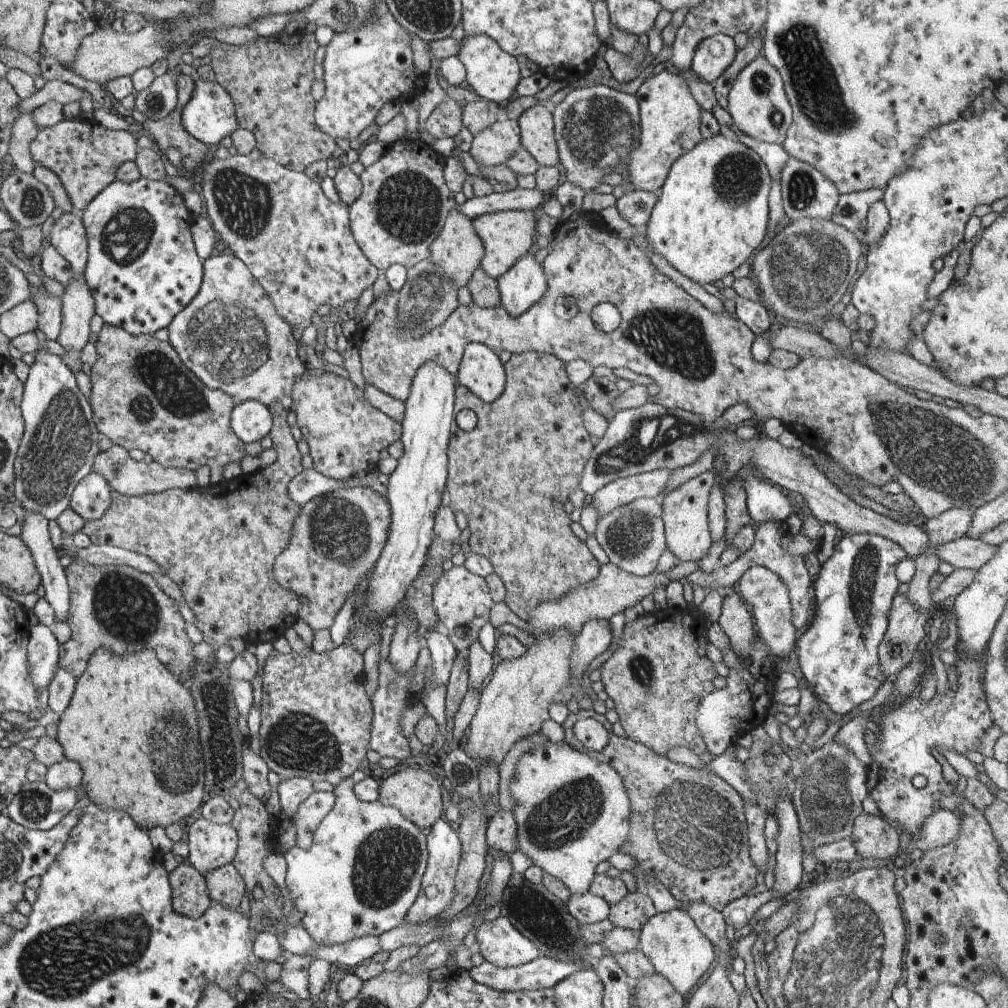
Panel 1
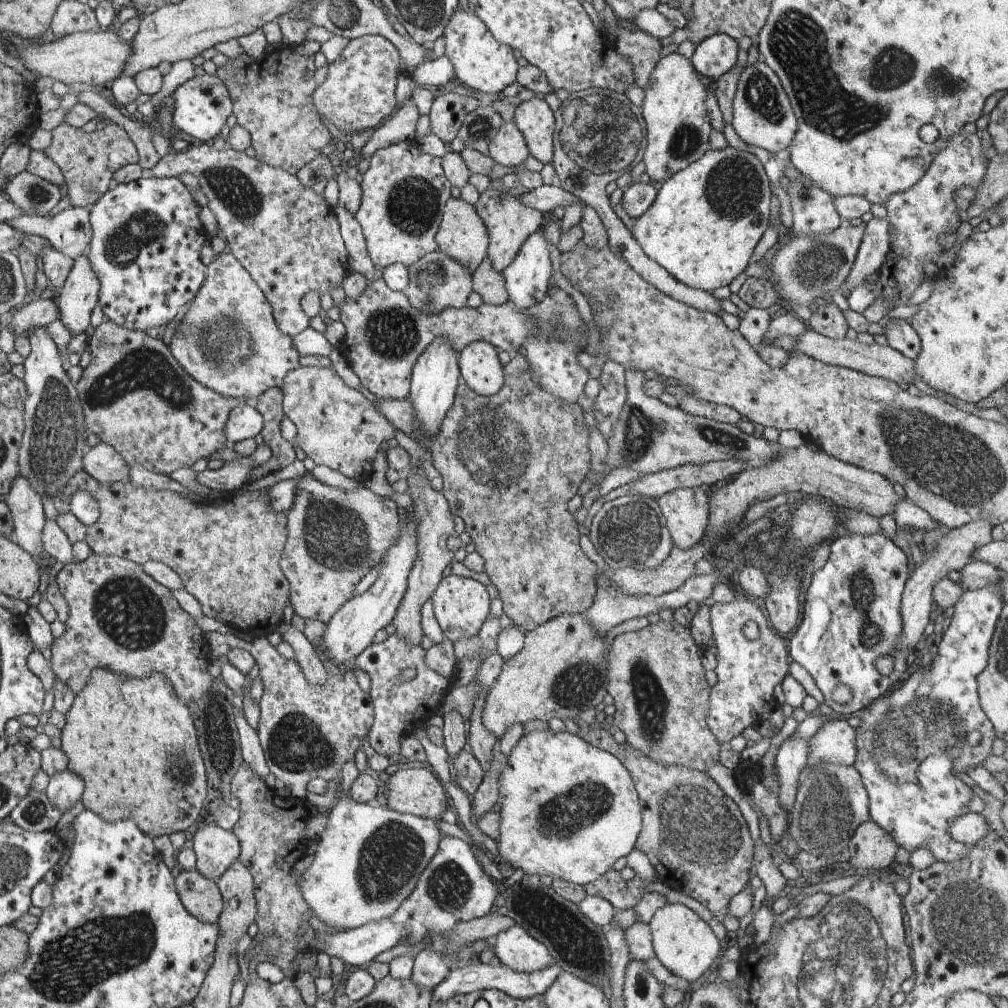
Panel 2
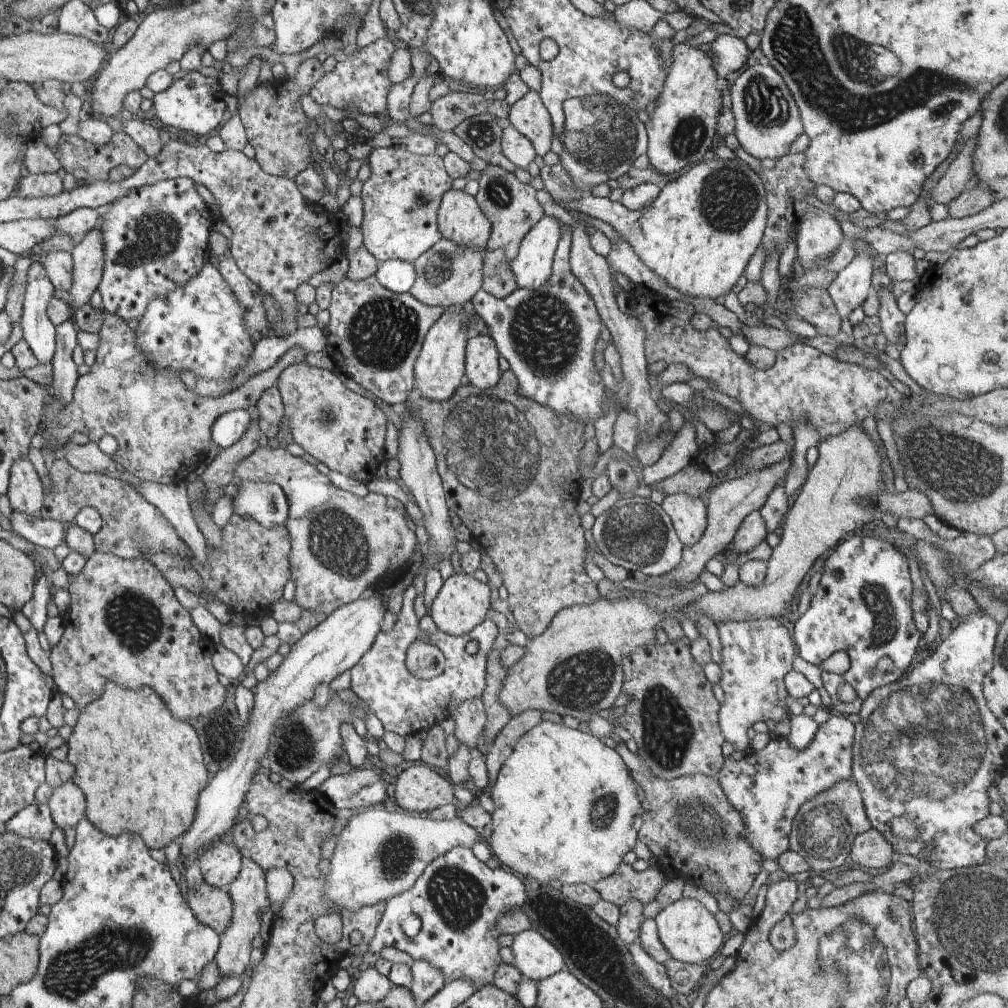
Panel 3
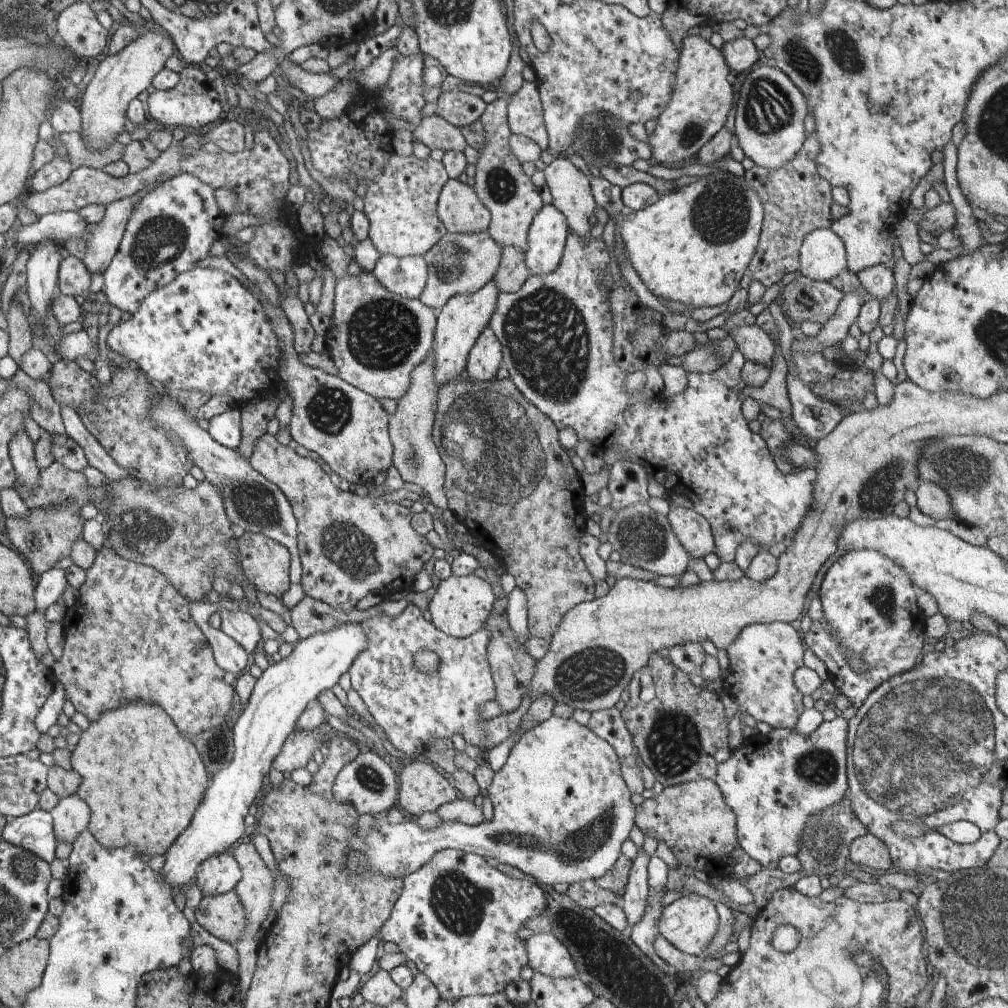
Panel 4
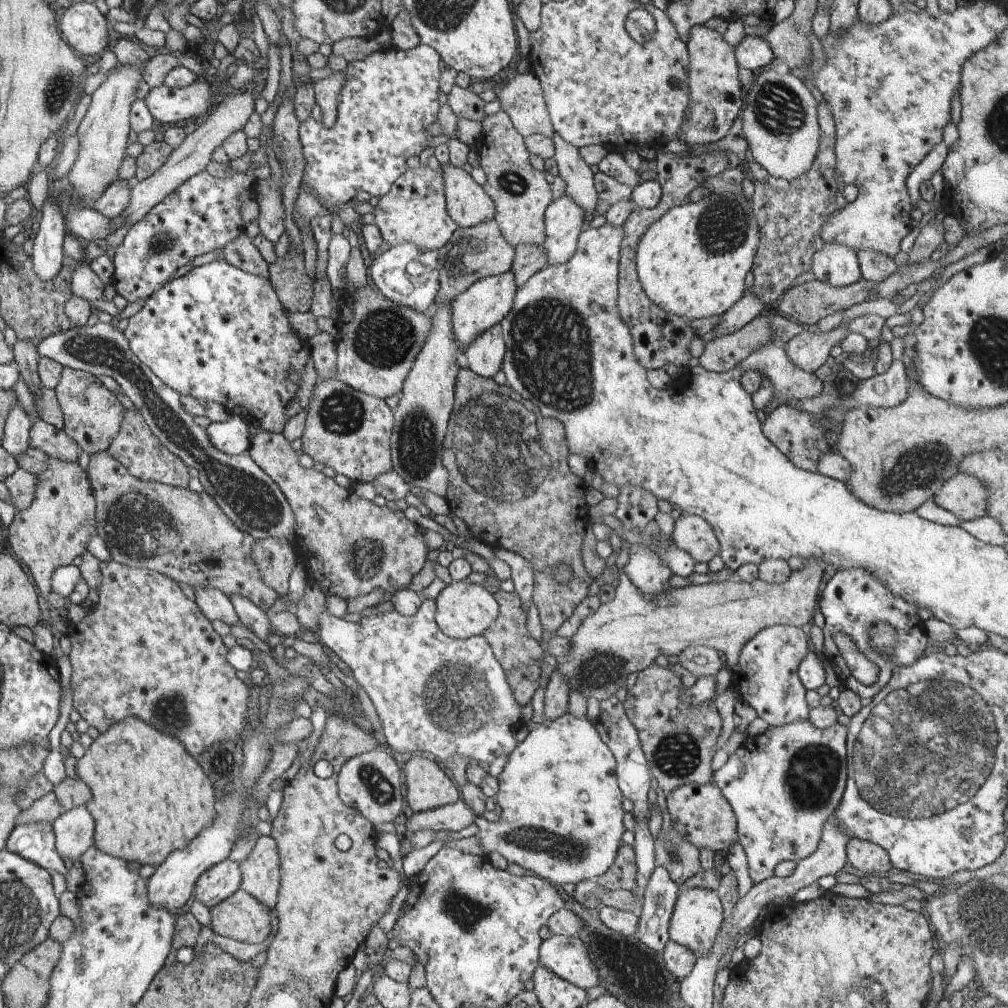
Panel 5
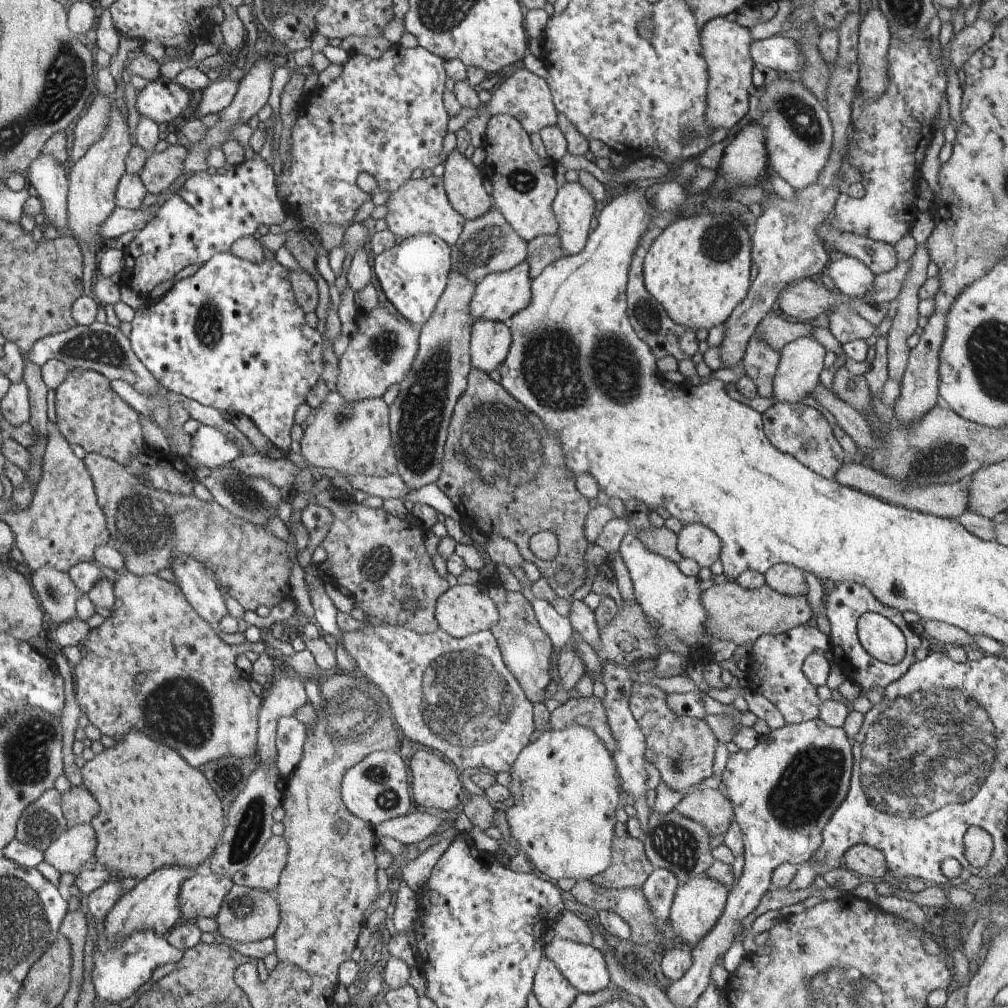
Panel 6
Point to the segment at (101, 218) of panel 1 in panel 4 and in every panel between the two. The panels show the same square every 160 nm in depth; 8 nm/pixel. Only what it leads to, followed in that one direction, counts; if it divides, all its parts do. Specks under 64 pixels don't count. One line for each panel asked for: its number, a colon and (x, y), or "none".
2: (144, 249)
3: (155, 237)
4: (173, 226)

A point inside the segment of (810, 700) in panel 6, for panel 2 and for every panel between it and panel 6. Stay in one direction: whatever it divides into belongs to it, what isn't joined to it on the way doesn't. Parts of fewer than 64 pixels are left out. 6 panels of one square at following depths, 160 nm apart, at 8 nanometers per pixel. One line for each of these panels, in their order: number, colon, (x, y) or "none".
2: (746, 671)
3: (756, 654)
4: (762, 659)
5: (766, 677)

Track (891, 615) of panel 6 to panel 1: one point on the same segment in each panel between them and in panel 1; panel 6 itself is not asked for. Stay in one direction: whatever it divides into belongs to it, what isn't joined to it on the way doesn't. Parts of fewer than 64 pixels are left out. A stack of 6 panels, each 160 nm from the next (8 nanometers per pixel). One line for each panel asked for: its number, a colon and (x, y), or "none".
1: (837, 654)
2: (850, 614)
3: (862, 603)
4: (868, 603)
5: (852, 599)

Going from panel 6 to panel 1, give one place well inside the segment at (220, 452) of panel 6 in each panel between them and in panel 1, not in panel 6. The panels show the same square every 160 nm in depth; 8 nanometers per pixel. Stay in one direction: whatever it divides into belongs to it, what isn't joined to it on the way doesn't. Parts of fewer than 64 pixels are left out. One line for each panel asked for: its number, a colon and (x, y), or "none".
1: (250, 420)
2: (244, 422)
3: (227, 429)
4: (224, 428)
5: (231, 438)

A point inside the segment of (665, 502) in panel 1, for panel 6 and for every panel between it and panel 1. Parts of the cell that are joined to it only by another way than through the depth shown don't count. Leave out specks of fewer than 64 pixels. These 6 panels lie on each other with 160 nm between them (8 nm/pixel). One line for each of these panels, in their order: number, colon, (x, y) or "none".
2: (685, 510)
3: (688, 514)
4: (693, 532)
5: (690, 533)
6: (694, 541)

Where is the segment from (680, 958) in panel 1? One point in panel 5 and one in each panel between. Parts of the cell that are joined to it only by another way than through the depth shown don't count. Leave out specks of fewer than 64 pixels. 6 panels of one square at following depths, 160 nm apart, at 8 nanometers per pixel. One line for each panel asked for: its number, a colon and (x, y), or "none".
2: (683, 943)
3: (689, 932)
4: (688, 923)
5: (695, 920)

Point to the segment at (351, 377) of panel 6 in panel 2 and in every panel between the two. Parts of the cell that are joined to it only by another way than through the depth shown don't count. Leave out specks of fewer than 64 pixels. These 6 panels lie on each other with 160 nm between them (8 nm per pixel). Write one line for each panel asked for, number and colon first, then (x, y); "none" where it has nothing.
2: (385, 334)
3: (378, 334)
4: (375, 339)
5: (377, 341)

